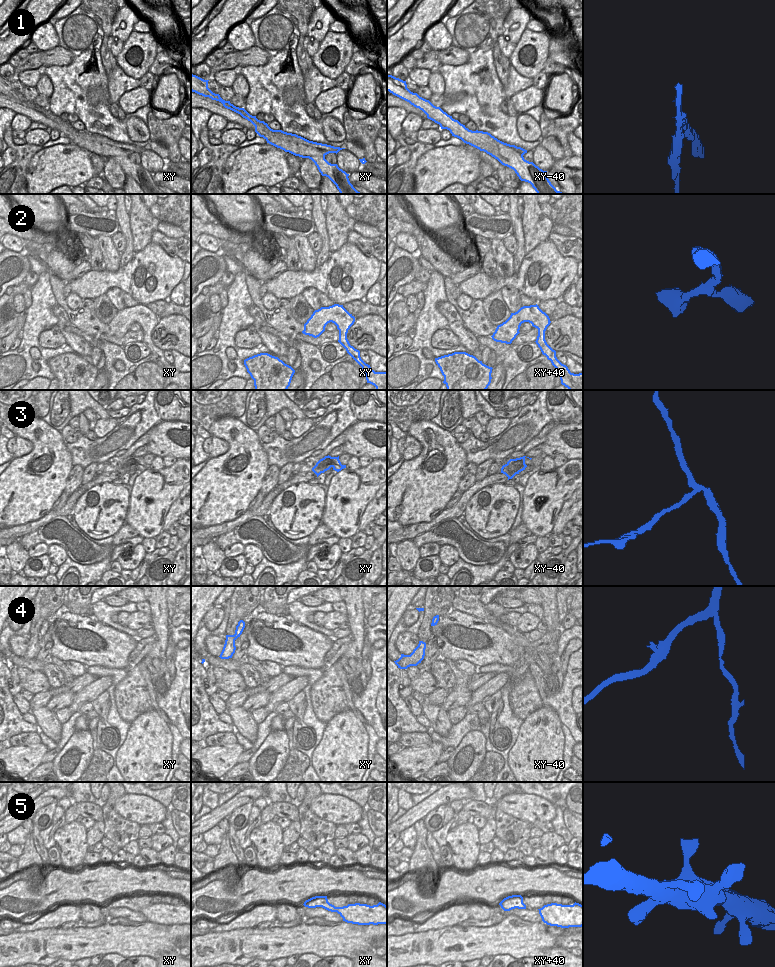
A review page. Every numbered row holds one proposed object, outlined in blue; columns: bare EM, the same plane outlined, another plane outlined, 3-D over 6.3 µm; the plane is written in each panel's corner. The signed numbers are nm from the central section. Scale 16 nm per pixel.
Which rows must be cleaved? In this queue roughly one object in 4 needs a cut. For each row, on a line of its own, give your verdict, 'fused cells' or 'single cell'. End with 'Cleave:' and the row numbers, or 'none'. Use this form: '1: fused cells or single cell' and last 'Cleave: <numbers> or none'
1: fused cells
2: single cell
3: fused cells
4: single cell
5: single cell
Cleave: 1, 3

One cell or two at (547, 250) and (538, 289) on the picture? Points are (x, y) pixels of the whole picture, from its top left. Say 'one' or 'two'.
one

